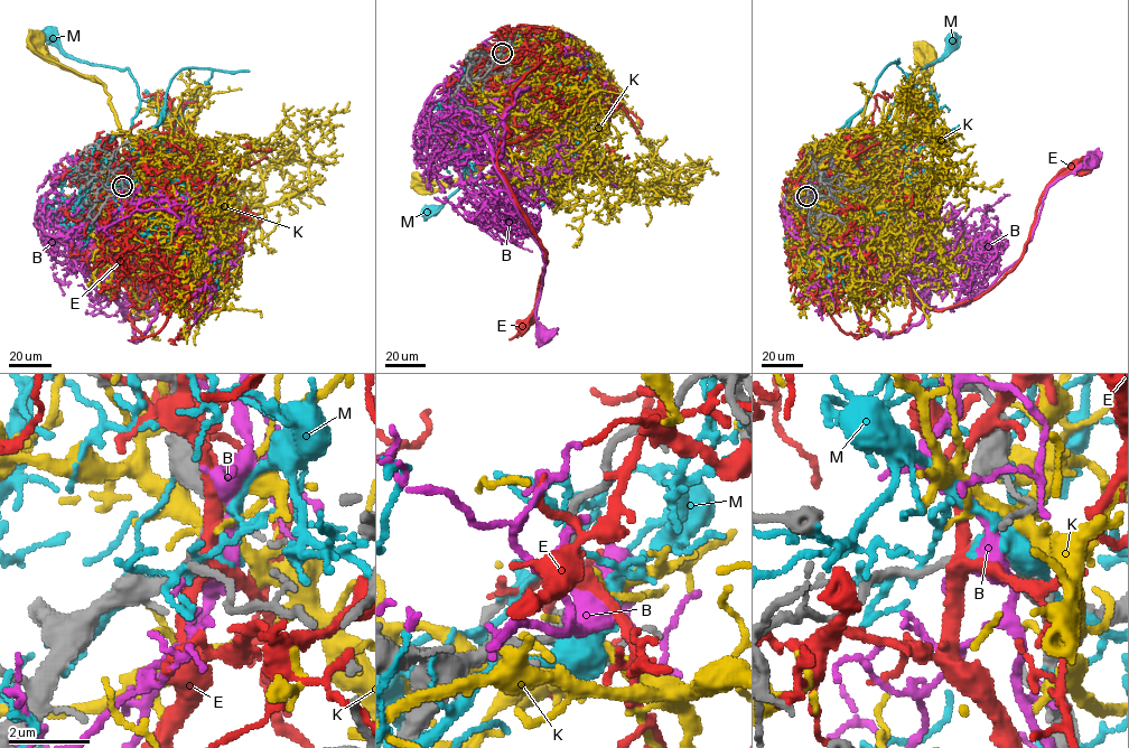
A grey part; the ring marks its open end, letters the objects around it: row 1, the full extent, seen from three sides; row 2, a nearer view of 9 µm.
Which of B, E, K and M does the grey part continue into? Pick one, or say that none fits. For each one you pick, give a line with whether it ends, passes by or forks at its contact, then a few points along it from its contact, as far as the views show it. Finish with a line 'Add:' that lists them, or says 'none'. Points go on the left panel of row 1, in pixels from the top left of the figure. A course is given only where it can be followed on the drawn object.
B: it forks; course (122, 186), (123, 207), (98, 230), (86, 264), (136, 320), (177, 283), (168, 197), (182, 192)
Add: B

